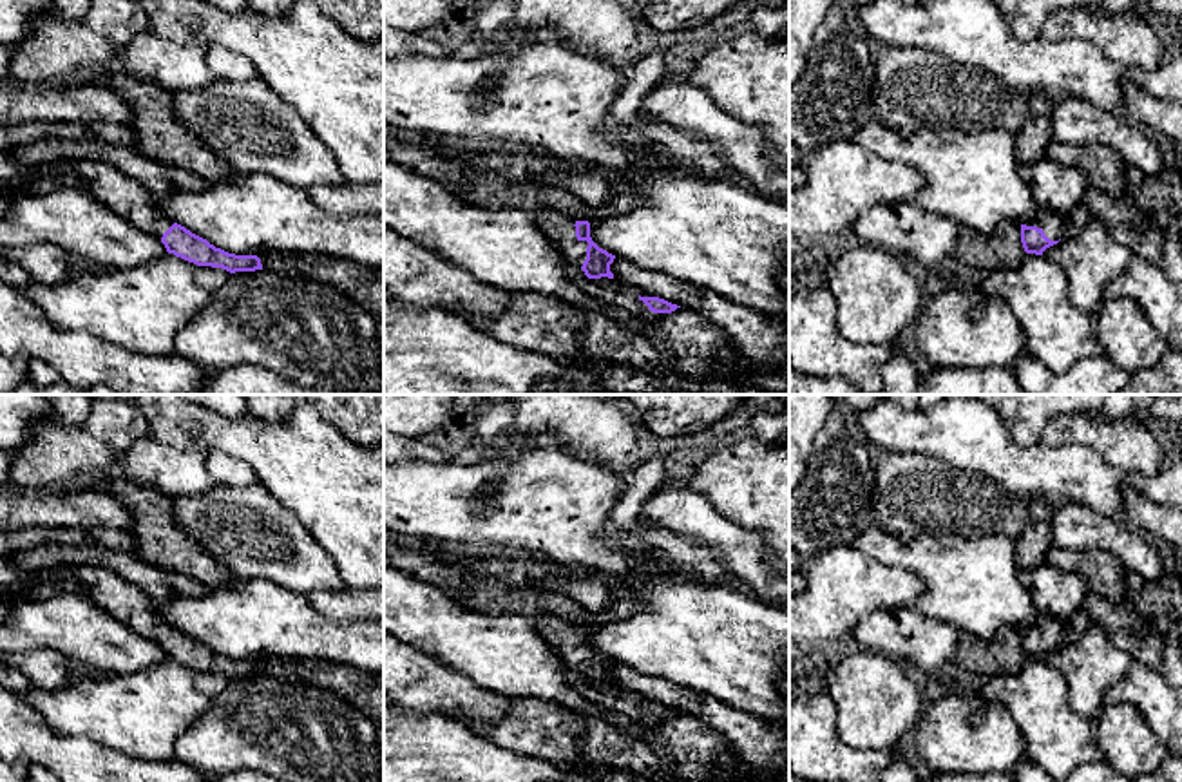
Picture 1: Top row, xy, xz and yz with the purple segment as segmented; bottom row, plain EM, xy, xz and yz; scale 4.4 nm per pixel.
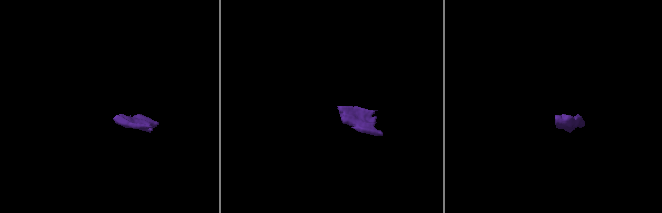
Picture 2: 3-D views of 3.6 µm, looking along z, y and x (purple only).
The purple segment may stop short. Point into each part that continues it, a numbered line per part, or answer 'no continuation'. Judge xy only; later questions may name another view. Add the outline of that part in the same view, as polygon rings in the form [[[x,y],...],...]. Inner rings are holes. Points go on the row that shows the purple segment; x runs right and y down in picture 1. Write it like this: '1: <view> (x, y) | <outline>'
1: xy (120, 192) | [[[62,161],[33,168],[29,194],[78,188],[157,239],[174,224],[157,197],[116,167],[98,161]]]

